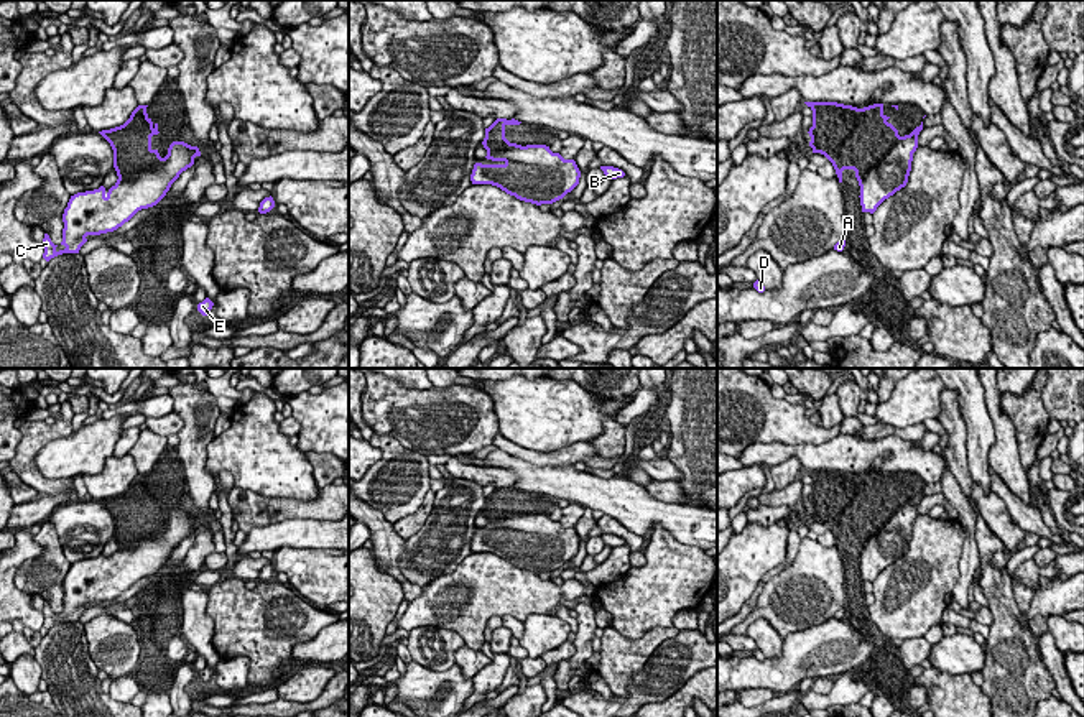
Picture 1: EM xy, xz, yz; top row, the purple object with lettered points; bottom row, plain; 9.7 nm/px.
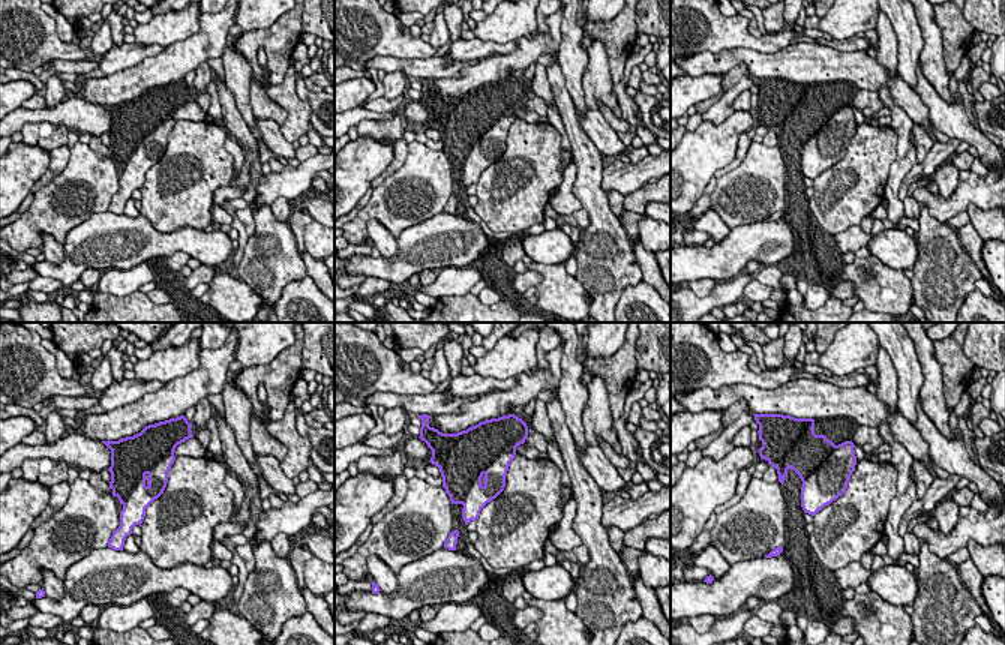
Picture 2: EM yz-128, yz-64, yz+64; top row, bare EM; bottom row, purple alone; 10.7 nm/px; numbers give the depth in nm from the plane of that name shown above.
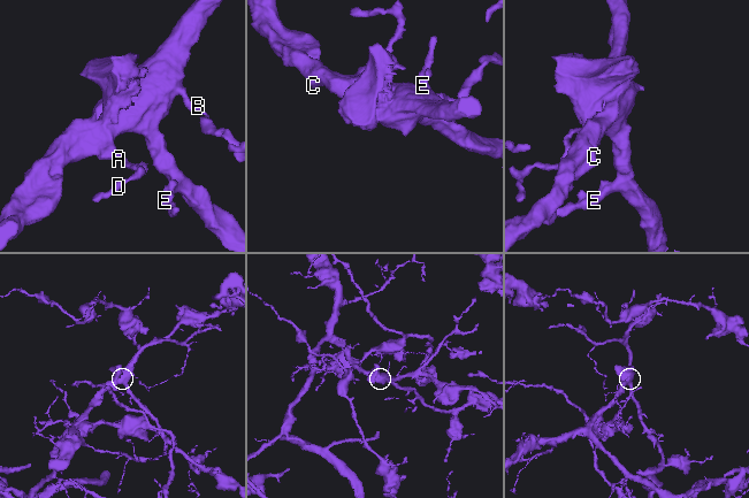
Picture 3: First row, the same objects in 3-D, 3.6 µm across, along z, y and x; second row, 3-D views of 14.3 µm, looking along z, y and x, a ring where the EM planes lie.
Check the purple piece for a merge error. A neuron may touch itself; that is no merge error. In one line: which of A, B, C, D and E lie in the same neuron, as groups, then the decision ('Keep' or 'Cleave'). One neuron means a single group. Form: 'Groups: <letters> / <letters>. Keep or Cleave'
Groups: A B C D E. Keep

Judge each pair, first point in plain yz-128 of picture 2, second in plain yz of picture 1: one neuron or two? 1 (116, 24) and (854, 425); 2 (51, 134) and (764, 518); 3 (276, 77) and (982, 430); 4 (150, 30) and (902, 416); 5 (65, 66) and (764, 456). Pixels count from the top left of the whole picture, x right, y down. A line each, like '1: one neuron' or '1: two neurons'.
1: two neurons
2: one neuron
3: two neurons
4: one neuron
5: one neuron

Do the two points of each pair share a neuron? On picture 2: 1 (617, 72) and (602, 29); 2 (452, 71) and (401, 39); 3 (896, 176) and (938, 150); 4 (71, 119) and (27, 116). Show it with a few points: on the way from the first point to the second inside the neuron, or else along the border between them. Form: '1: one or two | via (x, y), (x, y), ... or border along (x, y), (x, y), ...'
1: one | via (617, 62), (617, 44), (612, 39)
2: two | border along (432, 54), (428, 57), (393, 56)
3: two | border along (918, 162), (900, 183)
4: one | via (60, 114), (38, 116)

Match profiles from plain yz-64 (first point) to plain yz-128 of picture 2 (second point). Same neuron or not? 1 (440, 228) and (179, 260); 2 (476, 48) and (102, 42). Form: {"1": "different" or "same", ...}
{"1": "different", "2": "different"}

